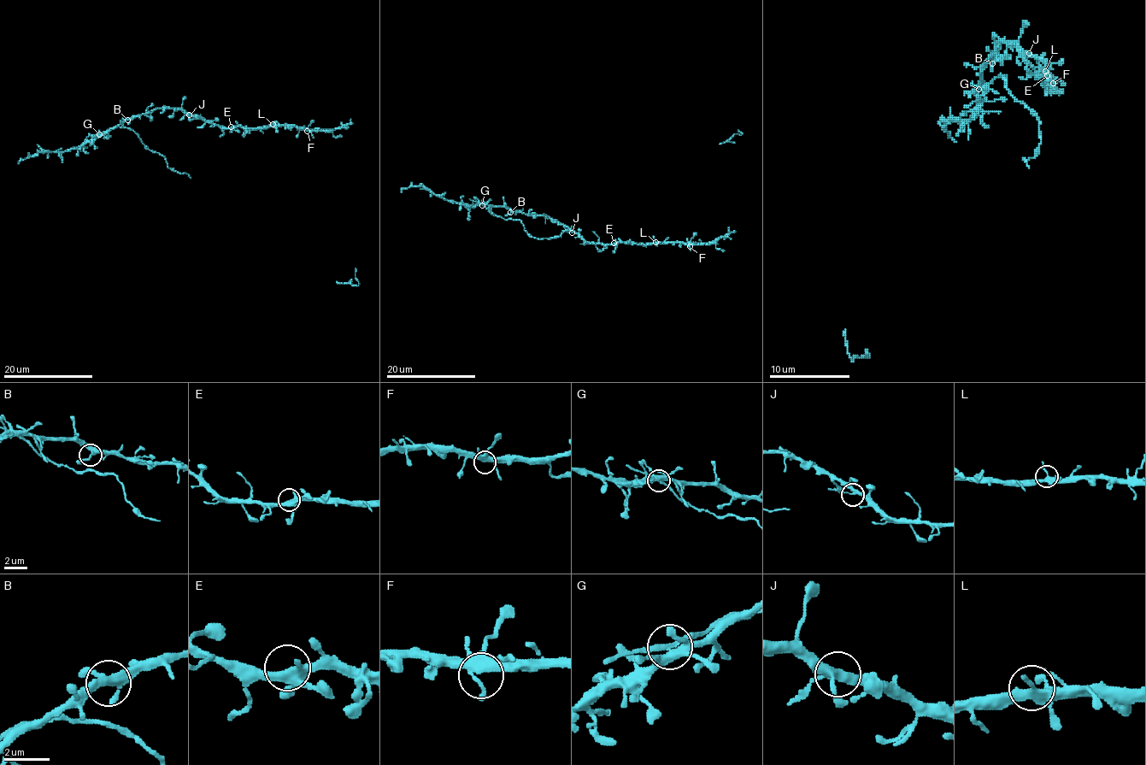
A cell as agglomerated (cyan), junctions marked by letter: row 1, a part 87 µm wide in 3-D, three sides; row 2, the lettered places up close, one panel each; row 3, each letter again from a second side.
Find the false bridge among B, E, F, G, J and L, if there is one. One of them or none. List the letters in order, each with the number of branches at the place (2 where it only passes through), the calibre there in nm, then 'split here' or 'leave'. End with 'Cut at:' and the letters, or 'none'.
B: 4 | 340 nm | leave
E: 4 | 360 nm | leave
F: 6 | 360 nm | leave
G: 7 | 340 nm | leave
J: 4 | 320 nm | leave
L: 5 | 320 nm | leave
Cut at: none

